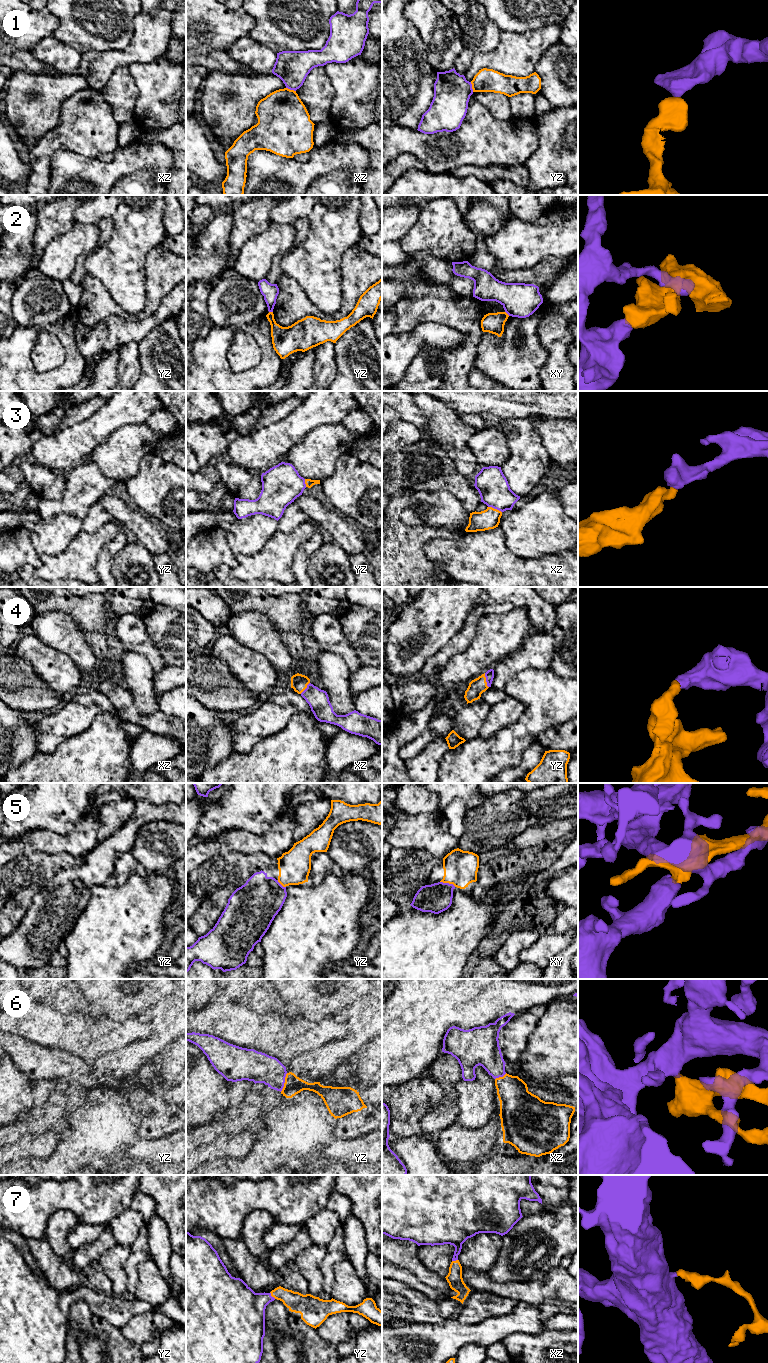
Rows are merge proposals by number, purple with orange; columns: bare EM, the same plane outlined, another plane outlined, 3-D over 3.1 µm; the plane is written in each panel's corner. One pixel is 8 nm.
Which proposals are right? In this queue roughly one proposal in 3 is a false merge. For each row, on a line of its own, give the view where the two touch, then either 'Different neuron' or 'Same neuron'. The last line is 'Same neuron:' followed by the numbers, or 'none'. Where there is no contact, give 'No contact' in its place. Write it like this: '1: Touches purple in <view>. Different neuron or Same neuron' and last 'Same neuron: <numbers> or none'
1: Touches purple in xz. Different neuron
2: Touches purple in xy. Different neuron
3: Touches purple in xz. Same neuron
4: Touches purple in yz. Same neuron
5: Touches purple in xy. Same neuron
6: Touches purple in yz. Same neuron
7: Touches purple in yz. Same neuron
Same neuron: 3, 4, 5, 6, 7

